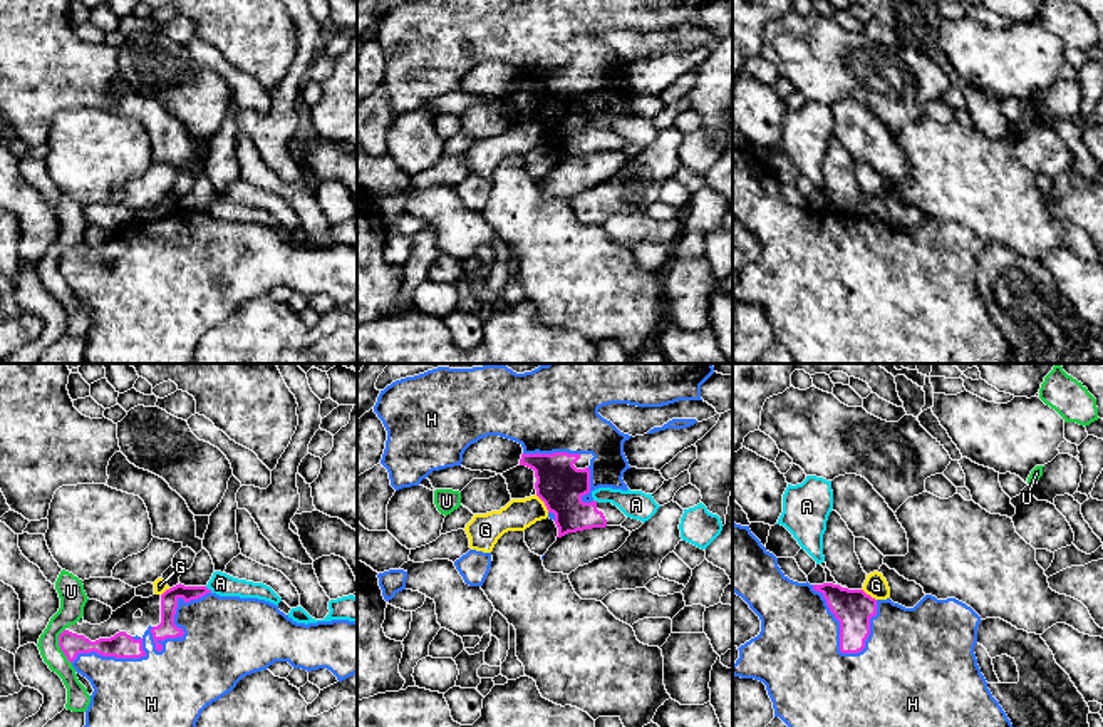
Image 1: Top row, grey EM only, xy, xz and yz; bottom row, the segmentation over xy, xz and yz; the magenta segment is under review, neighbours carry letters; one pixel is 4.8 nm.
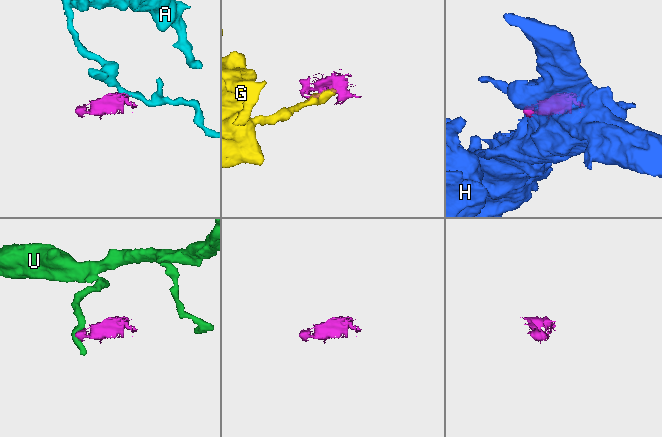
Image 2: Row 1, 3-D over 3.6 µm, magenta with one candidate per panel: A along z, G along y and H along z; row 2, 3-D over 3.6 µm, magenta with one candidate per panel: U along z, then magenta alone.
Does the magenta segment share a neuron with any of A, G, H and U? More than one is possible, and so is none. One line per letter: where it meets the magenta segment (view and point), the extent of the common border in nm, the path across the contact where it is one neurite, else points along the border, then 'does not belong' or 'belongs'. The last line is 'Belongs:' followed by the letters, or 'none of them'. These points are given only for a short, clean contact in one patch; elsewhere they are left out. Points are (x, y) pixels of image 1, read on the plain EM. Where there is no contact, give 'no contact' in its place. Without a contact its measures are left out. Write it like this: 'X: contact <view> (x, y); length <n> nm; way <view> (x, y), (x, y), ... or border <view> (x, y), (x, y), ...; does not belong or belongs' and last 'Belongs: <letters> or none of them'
A: contact xy (207, 213); length 50 nm; border xy (205, 211), (212, 216); does not belong
G: contact xz (543, 126); length 110 nm; border xz (535, 119), (548, 136); does not belong
H: contact yz (840, 252); length 400 nm; belongs
U: contact xy (59, 270); length 180 nm; border xy (64, 253), (59, 260), (59, 273), (71, 288); does not belong
Belongs: H

